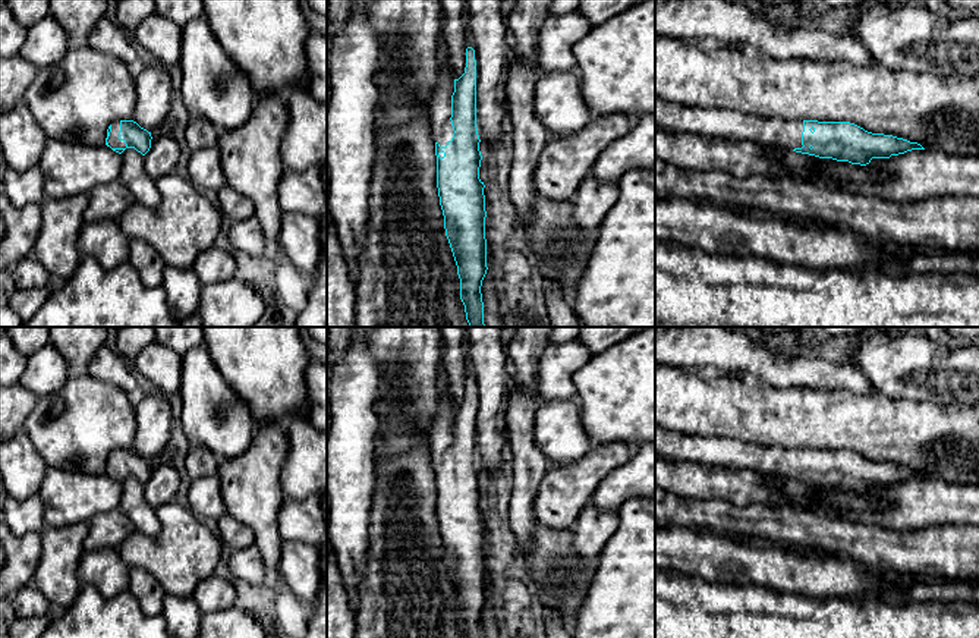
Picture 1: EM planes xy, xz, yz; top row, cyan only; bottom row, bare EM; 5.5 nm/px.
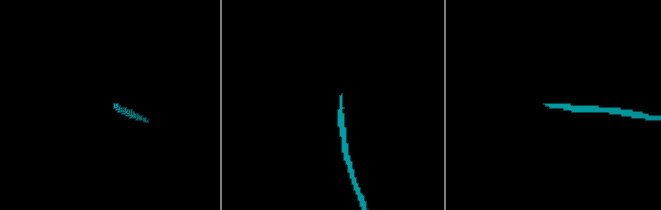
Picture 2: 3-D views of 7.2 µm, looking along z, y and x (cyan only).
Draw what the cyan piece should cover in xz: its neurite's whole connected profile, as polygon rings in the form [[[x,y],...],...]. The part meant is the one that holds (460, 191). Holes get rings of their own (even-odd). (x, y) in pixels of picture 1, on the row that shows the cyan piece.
[[[443,32],[437,47],[440,73],[437,87],[428,104],[435,141],[437,188],[444,216],[444,229],[448,239],[460,279],[460,299],[465,305],[466,320],[470,327],[485,327],[481,286],[487,274],[485,239],[485,195],[484,182],[479,179],[481,151],[476,128],[476,60],[475,50],[466,48],[465,73],[456,79],[451,73]]]

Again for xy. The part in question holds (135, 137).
[[[116,120],[107,129],[106,145],[122,154],[126,148],[135,148],[145,155],[151,148],[151,132],[133,120]]]

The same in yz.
[[[655,97],[655,125],[667,131],[699,133],[712,138],[727,138],[733,141],[753,141],[768,147],[793,150],[796,153],[849,161],[866,166],[872,158],[890,158],[912,150],[925,150],[917,142],[884,133],[872,133],[850,122],[818,122],[818,120],[783,120],[778,117],[759,117],[737,110],[723,110],[715,107],[701,109],[670,103]]]

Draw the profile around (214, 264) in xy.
[[[211,246],[196,257],[192,270],[204,285],[220,283],[233,279],[236,260],[232,251]]]

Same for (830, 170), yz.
[[[832,158],[816,160],[818,175],[810,182],[830,183],[878,183],[887,180],[884,172],[871,172],[849,161]]]

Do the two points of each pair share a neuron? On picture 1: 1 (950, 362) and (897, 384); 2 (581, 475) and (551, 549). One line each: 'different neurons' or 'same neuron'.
1: same neuron
2: different neurons

